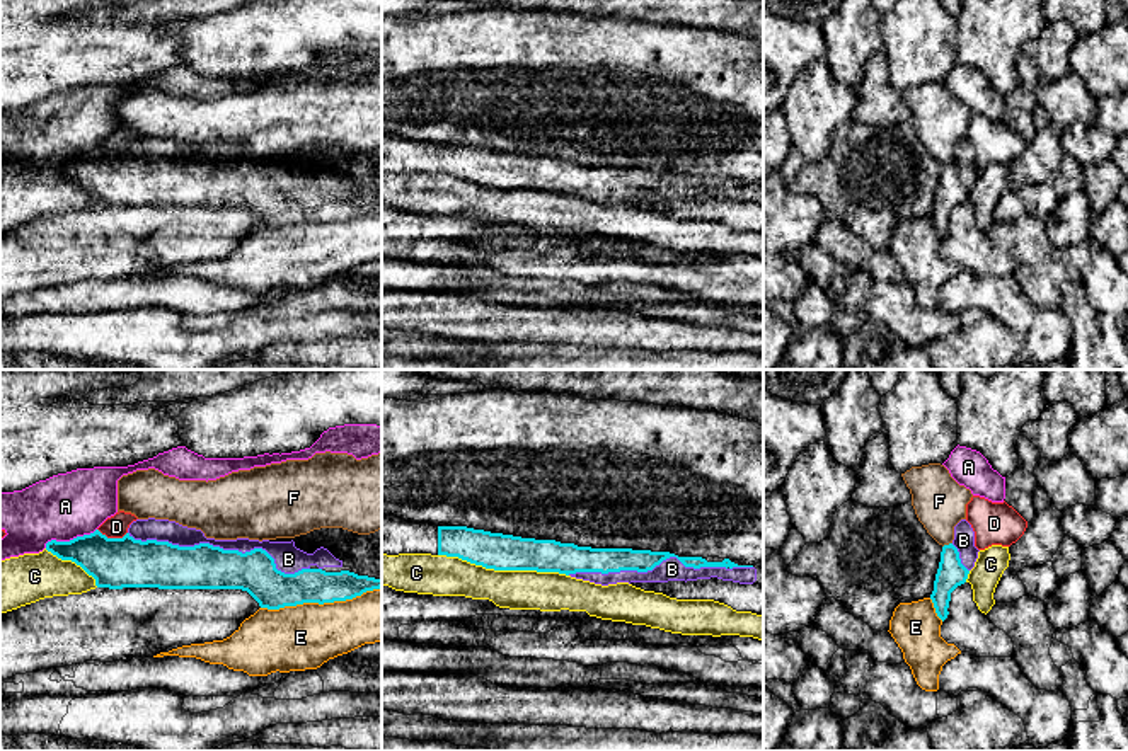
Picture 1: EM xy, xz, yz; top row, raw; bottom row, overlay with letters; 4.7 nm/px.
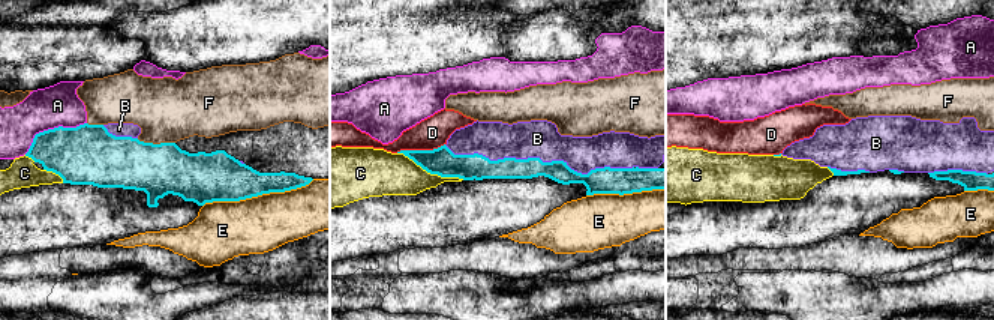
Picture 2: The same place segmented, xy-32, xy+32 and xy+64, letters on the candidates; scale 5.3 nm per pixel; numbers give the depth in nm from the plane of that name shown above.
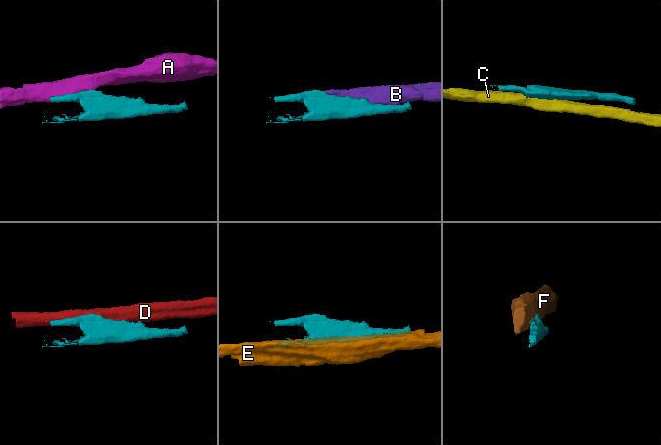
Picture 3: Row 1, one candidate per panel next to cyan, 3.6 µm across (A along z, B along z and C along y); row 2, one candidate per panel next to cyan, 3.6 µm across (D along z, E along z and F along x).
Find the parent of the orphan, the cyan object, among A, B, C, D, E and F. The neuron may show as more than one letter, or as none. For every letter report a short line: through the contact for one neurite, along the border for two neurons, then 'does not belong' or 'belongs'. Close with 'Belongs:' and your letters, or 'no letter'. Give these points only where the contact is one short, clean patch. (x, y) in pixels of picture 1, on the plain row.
A: does not belong
B: belongs
C: does not belong
D: xy (97, 147), (108, 155), (123, 155), (126, 152) | does not belong
E: does not belong
F: does not belong
Belongs: B

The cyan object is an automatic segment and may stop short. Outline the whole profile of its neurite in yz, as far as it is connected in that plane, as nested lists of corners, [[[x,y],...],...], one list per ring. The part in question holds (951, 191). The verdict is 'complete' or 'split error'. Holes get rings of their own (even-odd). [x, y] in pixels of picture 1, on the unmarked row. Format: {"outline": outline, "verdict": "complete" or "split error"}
{"outline": [[[966,138],[954,145],[954,158],[942,165],[941,181],[934,199],[930,218],[937,235],[944,240],[949,233],[951,211],[966,201],[978,177],[975,150]]], "verdict": "split error"}

